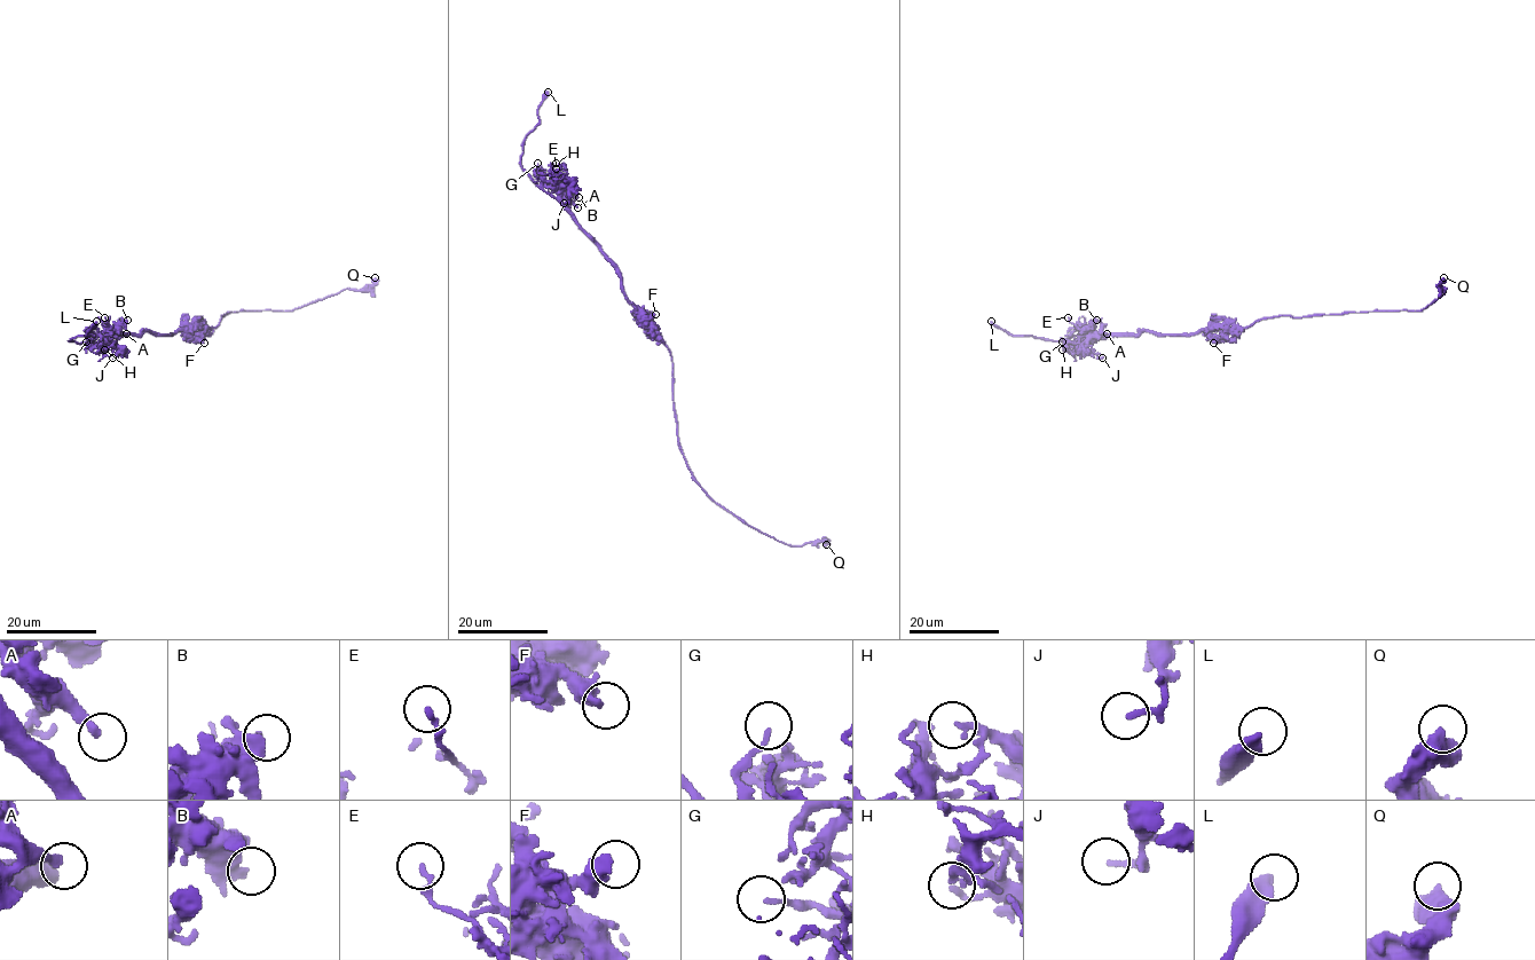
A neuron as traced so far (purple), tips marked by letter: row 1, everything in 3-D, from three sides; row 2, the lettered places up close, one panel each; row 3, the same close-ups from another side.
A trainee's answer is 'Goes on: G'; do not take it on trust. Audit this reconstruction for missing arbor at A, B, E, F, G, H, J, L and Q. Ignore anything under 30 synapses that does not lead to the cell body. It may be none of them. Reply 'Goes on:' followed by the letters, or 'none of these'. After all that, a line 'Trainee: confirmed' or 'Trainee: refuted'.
Goes on: L
Trainee: refuted

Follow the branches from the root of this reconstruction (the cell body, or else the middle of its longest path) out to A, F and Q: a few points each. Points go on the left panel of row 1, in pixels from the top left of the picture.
A: (212, 327), (191, 324), (172, 333), (143, 331), (126, 333)
F: (212, 327), (197, 338), (204, 343)
Q: (212, 327), (227, 313), (292, 312), (345, 289), (365, 290), (375, 277)

